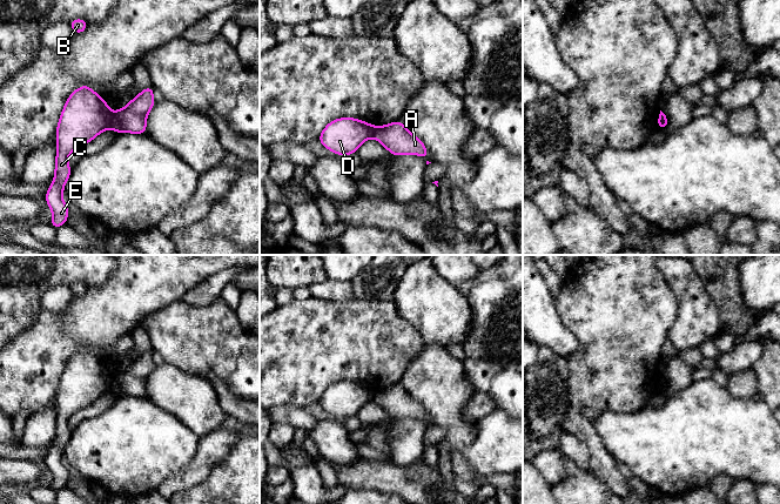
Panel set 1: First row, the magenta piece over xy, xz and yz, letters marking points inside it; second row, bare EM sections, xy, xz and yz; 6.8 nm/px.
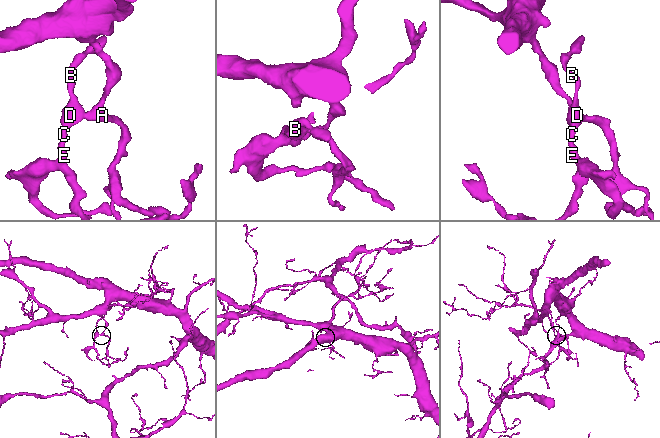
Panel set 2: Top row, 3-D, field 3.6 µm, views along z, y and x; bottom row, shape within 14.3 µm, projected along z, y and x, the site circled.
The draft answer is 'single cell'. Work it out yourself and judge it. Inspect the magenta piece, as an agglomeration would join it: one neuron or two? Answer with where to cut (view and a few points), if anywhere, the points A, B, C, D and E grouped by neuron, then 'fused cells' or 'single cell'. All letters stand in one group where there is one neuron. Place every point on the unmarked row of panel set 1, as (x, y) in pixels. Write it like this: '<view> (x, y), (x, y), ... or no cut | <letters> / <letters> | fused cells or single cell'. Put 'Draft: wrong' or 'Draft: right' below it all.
xy (112, 376), (108, 390) | A / B C D E | fused cells
Draft: wrong

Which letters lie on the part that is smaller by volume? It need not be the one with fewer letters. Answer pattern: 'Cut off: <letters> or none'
Cut off: B, C, D, E

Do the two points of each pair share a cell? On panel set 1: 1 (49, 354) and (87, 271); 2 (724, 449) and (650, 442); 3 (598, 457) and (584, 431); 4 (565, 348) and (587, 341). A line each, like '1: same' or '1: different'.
1: different
2: same
3: same
4: different

